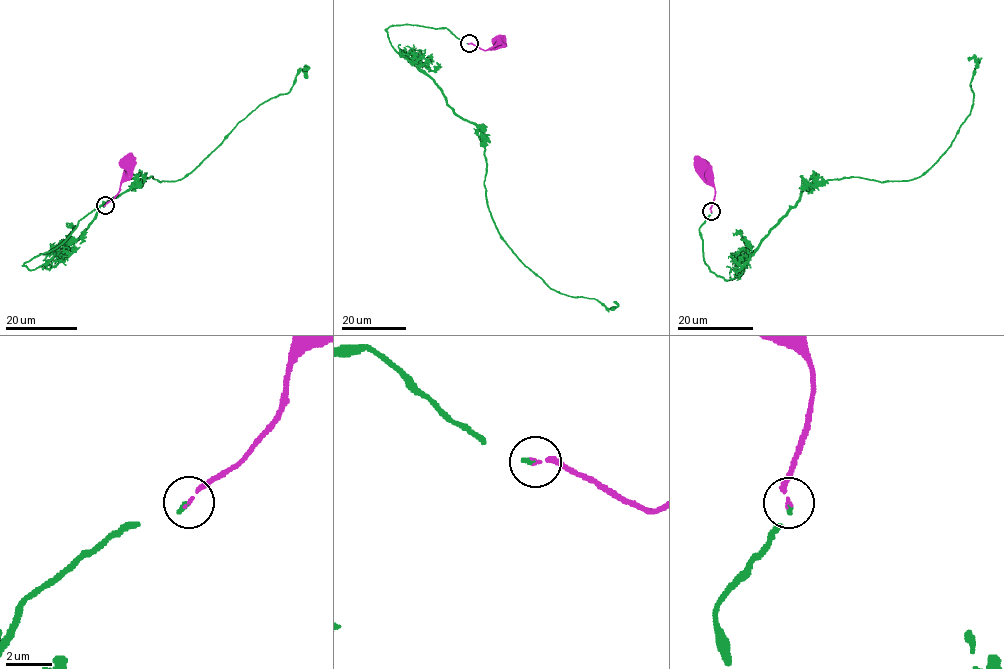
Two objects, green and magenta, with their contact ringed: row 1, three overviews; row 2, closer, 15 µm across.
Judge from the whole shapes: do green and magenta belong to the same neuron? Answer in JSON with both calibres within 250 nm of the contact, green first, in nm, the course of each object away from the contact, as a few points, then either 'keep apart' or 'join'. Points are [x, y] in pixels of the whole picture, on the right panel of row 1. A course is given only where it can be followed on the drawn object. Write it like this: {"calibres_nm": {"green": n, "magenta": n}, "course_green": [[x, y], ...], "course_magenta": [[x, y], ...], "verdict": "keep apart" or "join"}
{"calibres_nm": {"green": 180, "magenta": 160}, "course_green": [[711, 211], [699, 230], [703, 260], [729, 280], [810, 185], [925, 174], [970, 114], [977, 61], [969, 60]], "course_magenta": [[711, 211], [715, 195], [713, 174], [703, 164]], "verdict": "join"}

